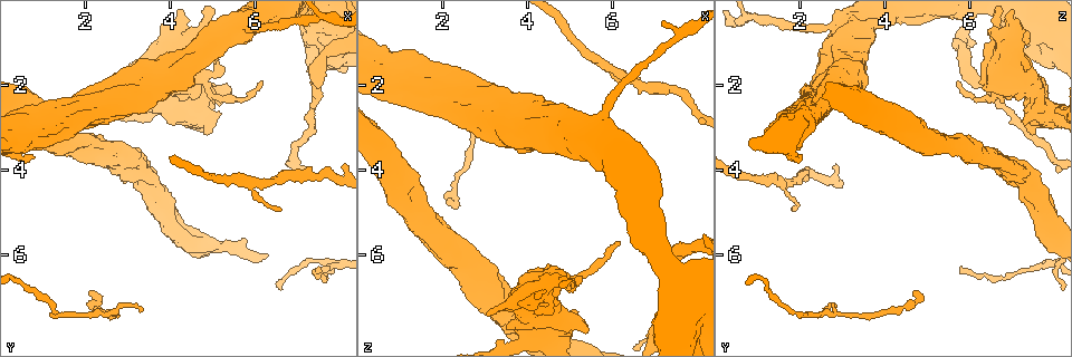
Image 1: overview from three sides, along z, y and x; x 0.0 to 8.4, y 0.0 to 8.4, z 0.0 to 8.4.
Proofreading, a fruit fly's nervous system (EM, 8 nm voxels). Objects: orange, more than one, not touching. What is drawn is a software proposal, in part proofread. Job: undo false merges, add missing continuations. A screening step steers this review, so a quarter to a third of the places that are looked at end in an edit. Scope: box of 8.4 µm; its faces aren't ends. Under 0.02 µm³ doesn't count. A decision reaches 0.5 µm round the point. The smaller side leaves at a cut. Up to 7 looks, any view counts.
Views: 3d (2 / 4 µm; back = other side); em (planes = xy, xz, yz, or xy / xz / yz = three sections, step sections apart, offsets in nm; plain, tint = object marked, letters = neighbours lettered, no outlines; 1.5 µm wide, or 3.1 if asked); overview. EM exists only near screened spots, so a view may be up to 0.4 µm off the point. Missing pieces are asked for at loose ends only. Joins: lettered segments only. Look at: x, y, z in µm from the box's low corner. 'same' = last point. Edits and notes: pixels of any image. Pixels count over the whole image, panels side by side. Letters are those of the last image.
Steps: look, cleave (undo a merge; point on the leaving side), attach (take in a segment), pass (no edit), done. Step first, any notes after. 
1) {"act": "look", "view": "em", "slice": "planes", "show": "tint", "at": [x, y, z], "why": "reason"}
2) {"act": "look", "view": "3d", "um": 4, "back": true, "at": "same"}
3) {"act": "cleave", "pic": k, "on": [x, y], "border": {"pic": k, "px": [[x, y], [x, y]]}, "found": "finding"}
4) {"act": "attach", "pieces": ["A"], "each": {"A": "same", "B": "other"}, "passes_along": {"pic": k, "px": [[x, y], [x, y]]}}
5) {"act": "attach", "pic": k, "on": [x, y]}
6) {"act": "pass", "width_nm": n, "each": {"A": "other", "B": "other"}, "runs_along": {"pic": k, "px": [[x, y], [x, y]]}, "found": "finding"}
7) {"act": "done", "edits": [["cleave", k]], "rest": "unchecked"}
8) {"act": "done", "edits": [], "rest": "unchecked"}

{"act": "look", "view": "em", "slice": "planes", "show": "letters", "at": [5.65, 0.65, 2.90], "why": "two arms in line, one across"}

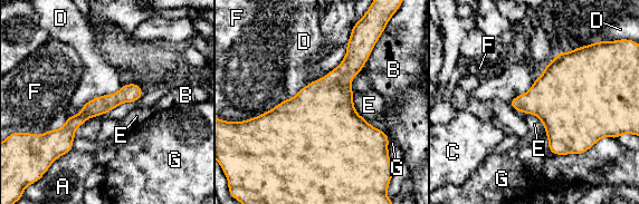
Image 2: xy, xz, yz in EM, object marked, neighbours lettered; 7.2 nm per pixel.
{"act": "pass", "width_nm": 120, "each": {"A": "other", "B": "other", "C": "other", "D": "other", "E": "other", "F": "other", "G": "other"}, "found": "all the same cell"}

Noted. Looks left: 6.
{"act": "look", "view": "3d", "um": 2, "at": [7.65, 1.25, 5.90], "why": "calibre changes"}

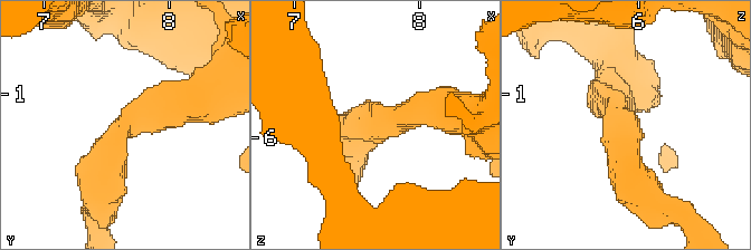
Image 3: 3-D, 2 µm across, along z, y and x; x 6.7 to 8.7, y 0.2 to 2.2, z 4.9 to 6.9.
{"act": "look", "view": "em", "slice": "xy", "step": 4, "show": "tint", "at": [7.70, 1.22, 5.92], "arm_widths_nm": [300, 360]}

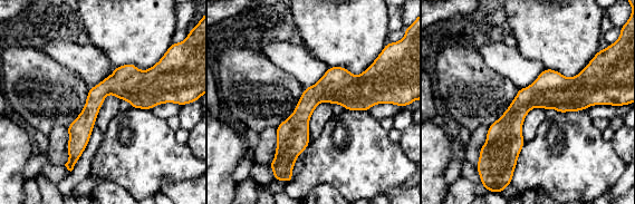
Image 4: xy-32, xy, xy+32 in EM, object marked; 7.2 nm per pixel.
{"act": "look", "view": "em", "slice": "xz", "step": 8, "show": "letters", "at": "same", "why": "another direction"}

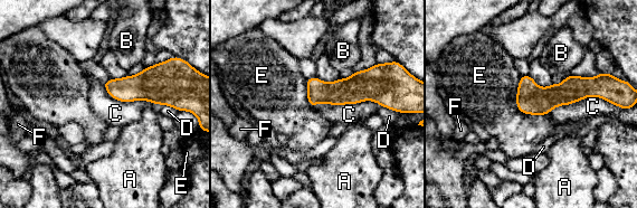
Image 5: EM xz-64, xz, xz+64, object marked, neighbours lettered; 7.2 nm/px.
{"act": "pass", "width_nm": 160, "each": {"A": "other", "B": "other", "C": "other", "D": "other", "E": "other", "F": "other"}, "runs_along": {"pic": 5, "px": [[598, 92], [570, 91], [519, 103]]}, "found": "all the same cell"}

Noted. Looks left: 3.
{"act": "look", "view": "em", "slice": "xy", "step": 8, "show": "tint", "at": [7.50, 6.30, 5.80], "why": "free end"}

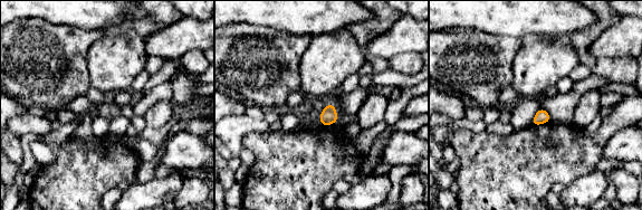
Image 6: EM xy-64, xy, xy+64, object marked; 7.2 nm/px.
{"act": "look", "view": "em", "slice": "xy", "step": 8, "show": "letters", "at": "same"}

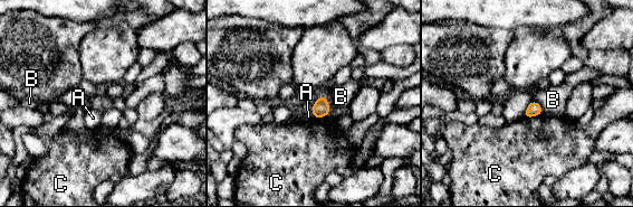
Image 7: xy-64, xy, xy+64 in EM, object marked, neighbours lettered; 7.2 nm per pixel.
{"act": "pass", "width_nm": 110, "each": {"A": "other", "B": "other", "C": "other"}, "border": {"pic": 7, "px": [[533, 99], [540, 105], [544, 112]]}, "found": "none of them fits"}

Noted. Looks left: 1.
{"act": "done", "edits": [], "rest": "unchecked"}

